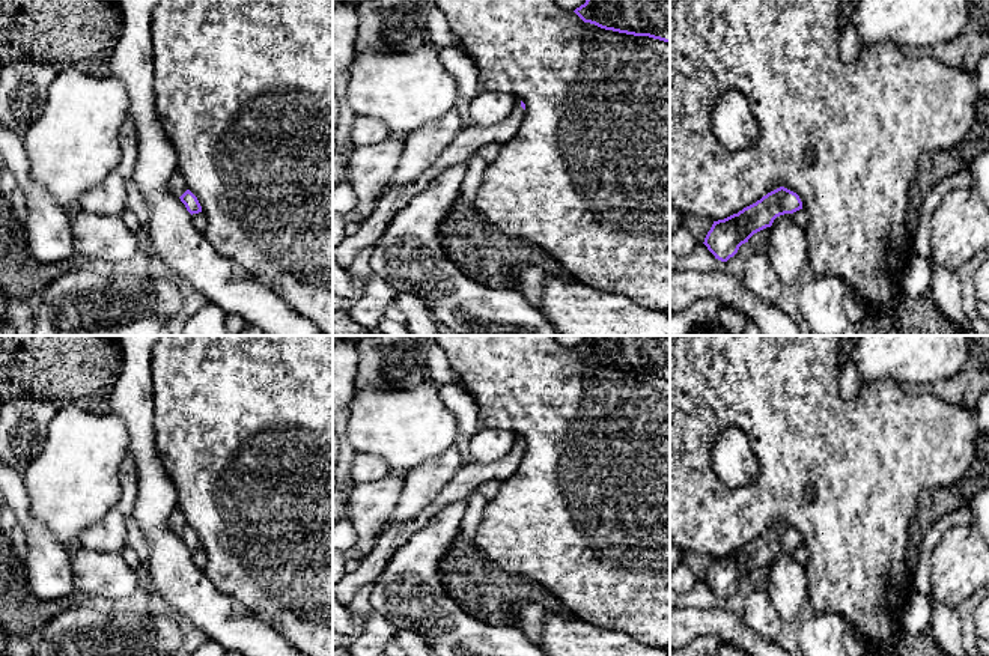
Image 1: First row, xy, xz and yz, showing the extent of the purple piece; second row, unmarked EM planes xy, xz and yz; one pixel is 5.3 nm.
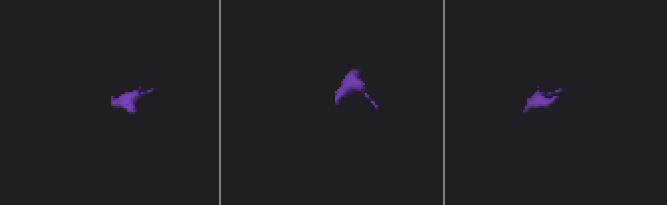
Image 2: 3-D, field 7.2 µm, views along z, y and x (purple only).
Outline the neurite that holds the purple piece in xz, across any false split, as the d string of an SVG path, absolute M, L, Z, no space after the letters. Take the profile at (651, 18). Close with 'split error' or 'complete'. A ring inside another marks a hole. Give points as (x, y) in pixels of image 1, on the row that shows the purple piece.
M586 0L574 12L605 30L670 44L670 0Z | complete

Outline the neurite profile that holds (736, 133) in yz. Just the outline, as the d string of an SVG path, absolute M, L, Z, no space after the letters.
M739 90L721 95L712 111L711 126L717 140L732 150L748 149L760 137L748 99Z

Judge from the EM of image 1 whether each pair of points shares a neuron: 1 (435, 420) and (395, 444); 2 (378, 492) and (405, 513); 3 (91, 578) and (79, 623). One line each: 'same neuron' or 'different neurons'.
1: same neuron
2: different neurons
3: different neurons

